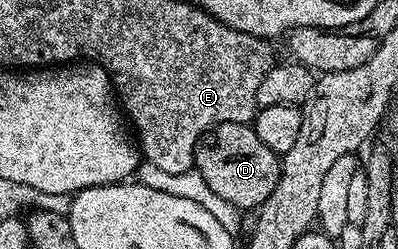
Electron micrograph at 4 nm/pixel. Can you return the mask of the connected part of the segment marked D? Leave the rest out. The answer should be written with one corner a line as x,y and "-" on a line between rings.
218,123
201,136
193,158
195,170
211,185
211,190
245,213
262,207
271,197
279,185
281,165
282,160
259,141
259,133
248,123

